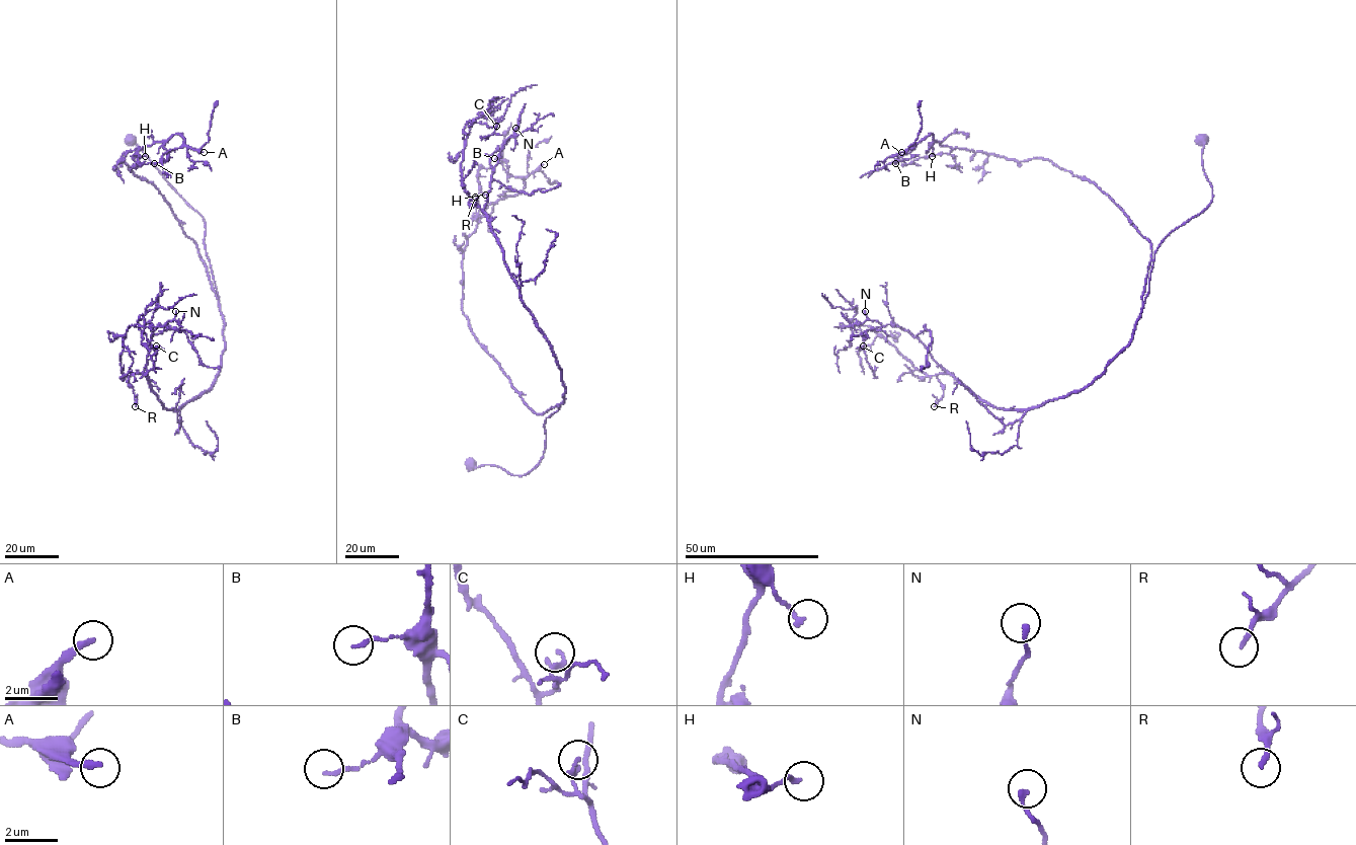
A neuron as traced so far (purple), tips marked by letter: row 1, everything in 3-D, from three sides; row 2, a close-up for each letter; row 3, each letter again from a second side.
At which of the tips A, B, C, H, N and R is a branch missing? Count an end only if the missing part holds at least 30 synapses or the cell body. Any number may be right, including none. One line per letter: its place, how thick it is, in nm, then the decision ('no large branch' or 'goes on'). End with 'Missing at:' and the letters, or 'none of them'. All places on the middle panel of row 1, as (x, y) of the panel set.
A: (544, 164) | 240 nm | goes on
B: (494, 158) | 140 nm | no large branch
C: (496, 126) | 180 nm | no large branch
H: (485, 195) | 170 nm | no large branch
N: (515, 128) | 180 nm | no large branch
R: (475, 197) | 170 nm | no large branch
Missing at: A

